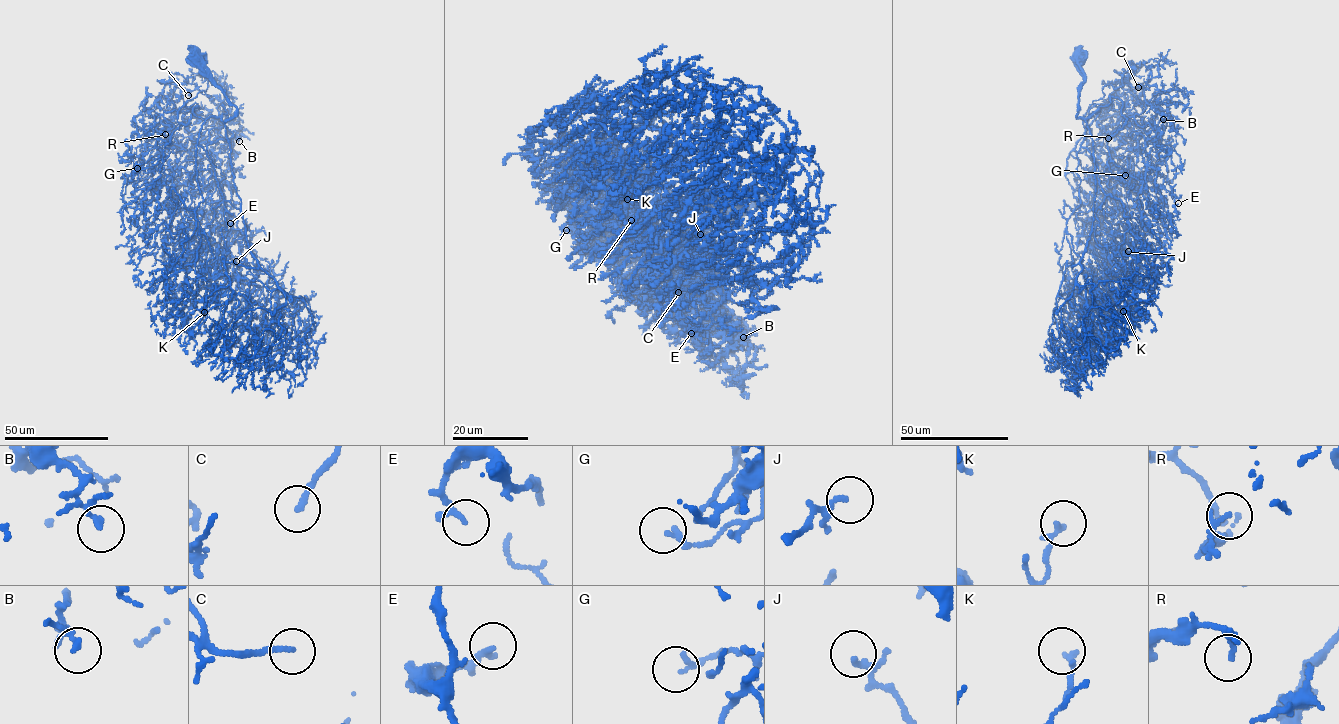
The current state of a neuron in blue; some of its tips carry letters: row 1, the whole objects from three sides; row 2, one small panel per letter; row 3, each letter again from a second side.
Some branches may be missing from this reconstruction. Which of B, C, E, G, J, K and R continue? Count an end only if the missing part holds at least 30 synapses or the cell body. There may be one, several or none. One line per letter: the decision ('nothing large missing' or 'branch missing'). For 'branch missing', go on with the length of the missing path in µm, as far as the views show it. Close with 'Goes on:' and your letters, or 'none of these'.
B: nothing large missing
C: branch missing; about 30 µm are missing
E: nothing large missing
G: nothing large missing
J: nothing large missing
K: nothing large missing
R: nothing large missing
Goes on: C

